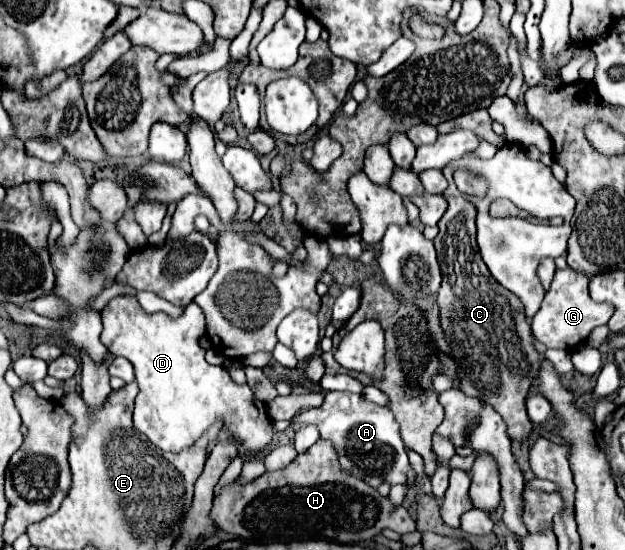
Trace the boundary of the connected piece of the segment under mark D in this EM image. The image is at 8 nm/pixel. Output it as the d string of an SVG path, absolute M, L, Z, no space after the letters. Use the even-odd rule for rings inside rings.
M133 295L113 297L103 309L103 345L113 353L129 359L135 367L135 379L139 383L139 395L135 399L133 423L139 433L145 433L153 445L161 451L179 453L191 447L215 421L223 423L227 437L239 441L247 453L259 453L273 441L273 427L264 403L255 405L255 395L247 385L237 385L223 367L209 365L205 361L203 349L199 347L199 337L205 335L205 315L197 303L185 307L179 319L167 313L145 313Z

